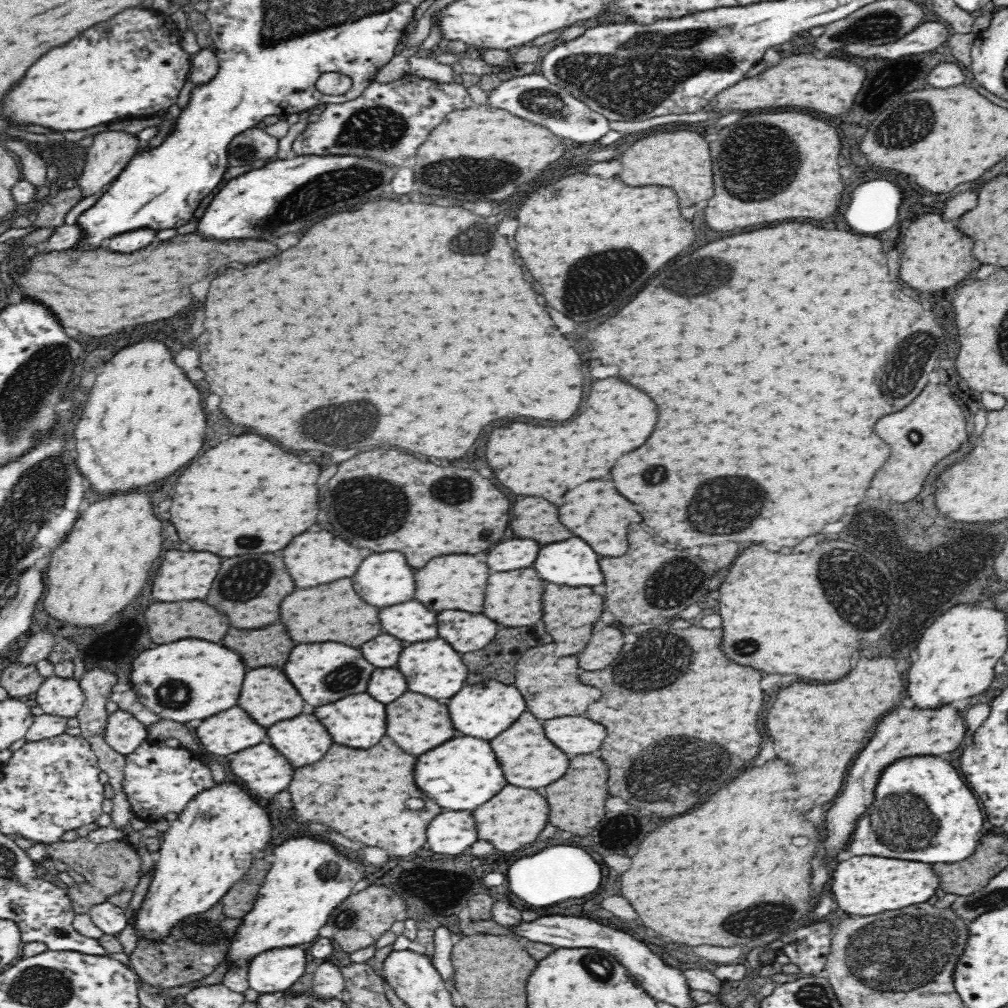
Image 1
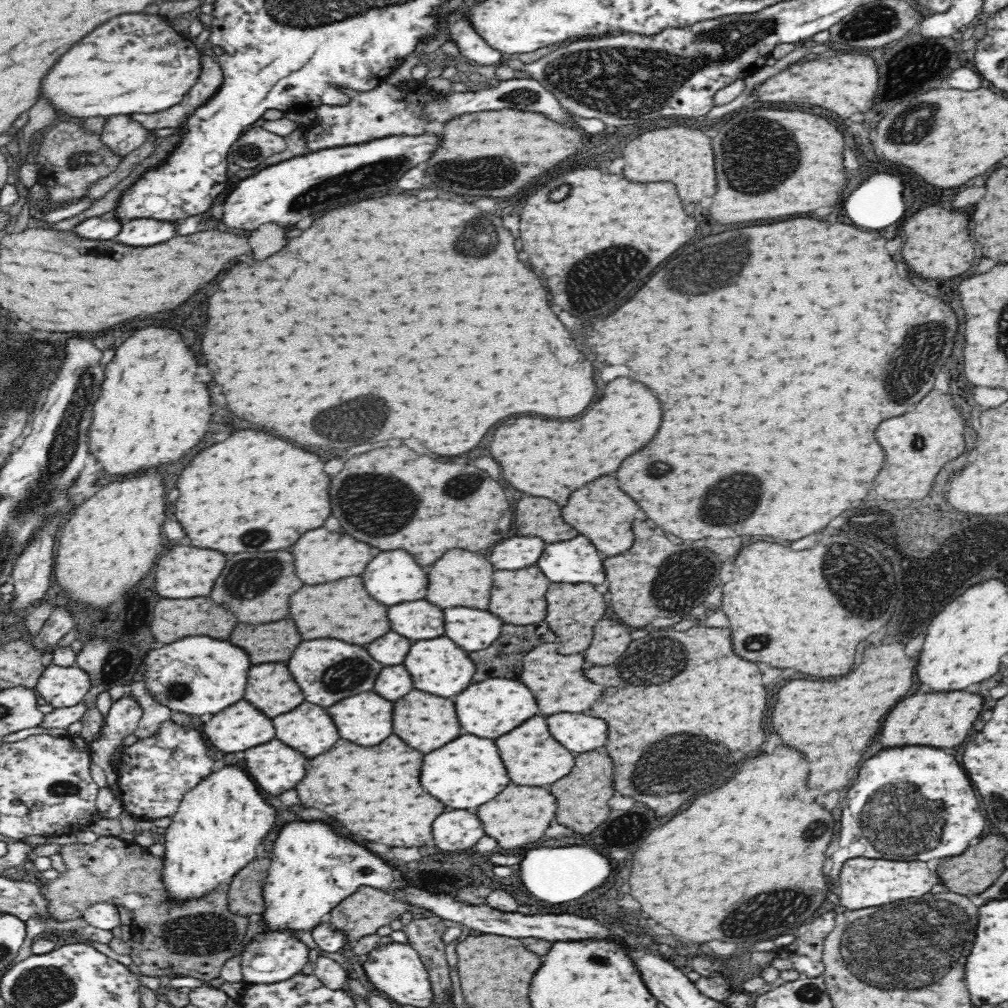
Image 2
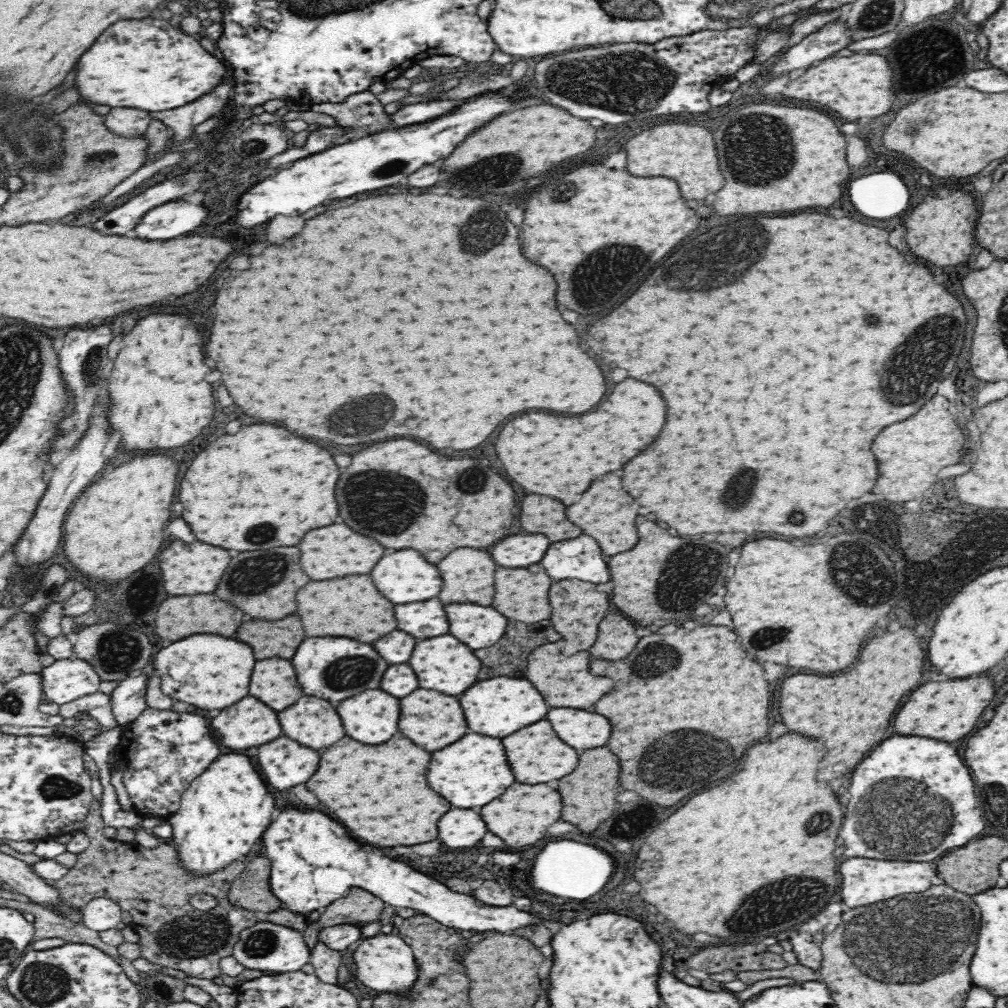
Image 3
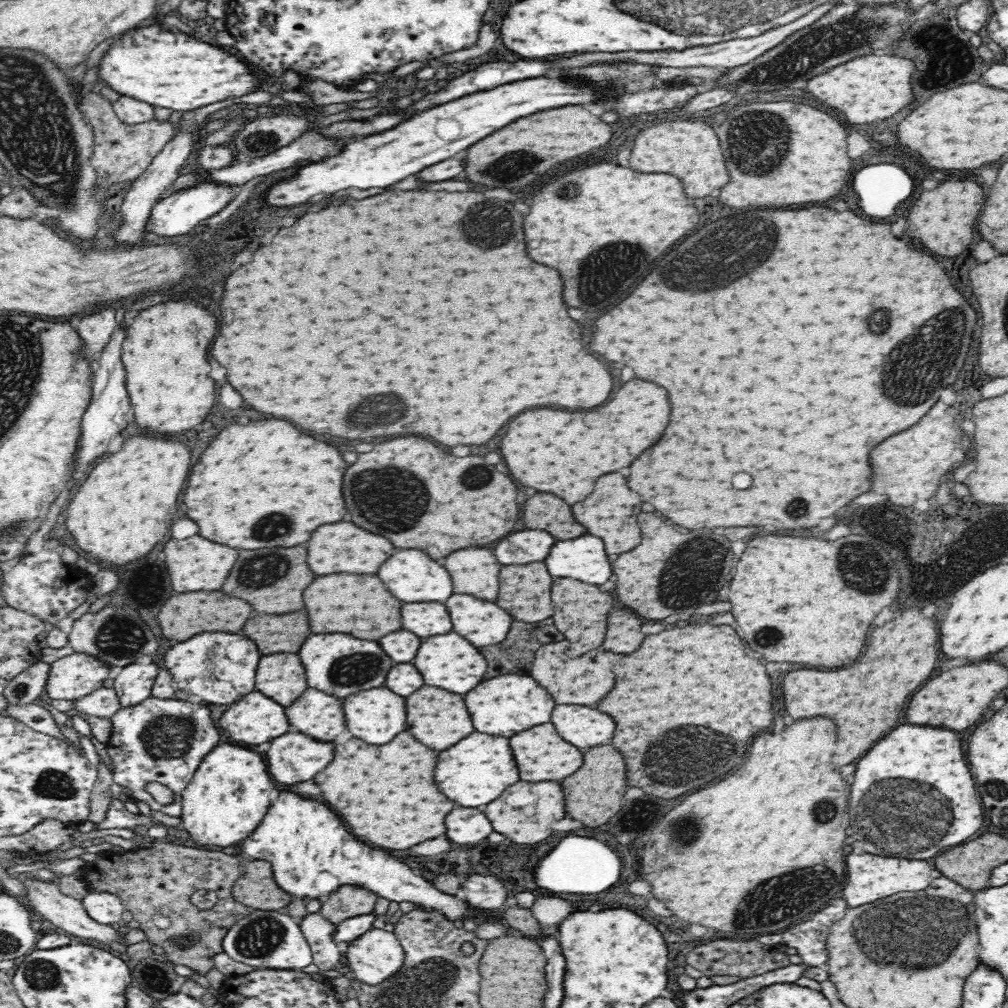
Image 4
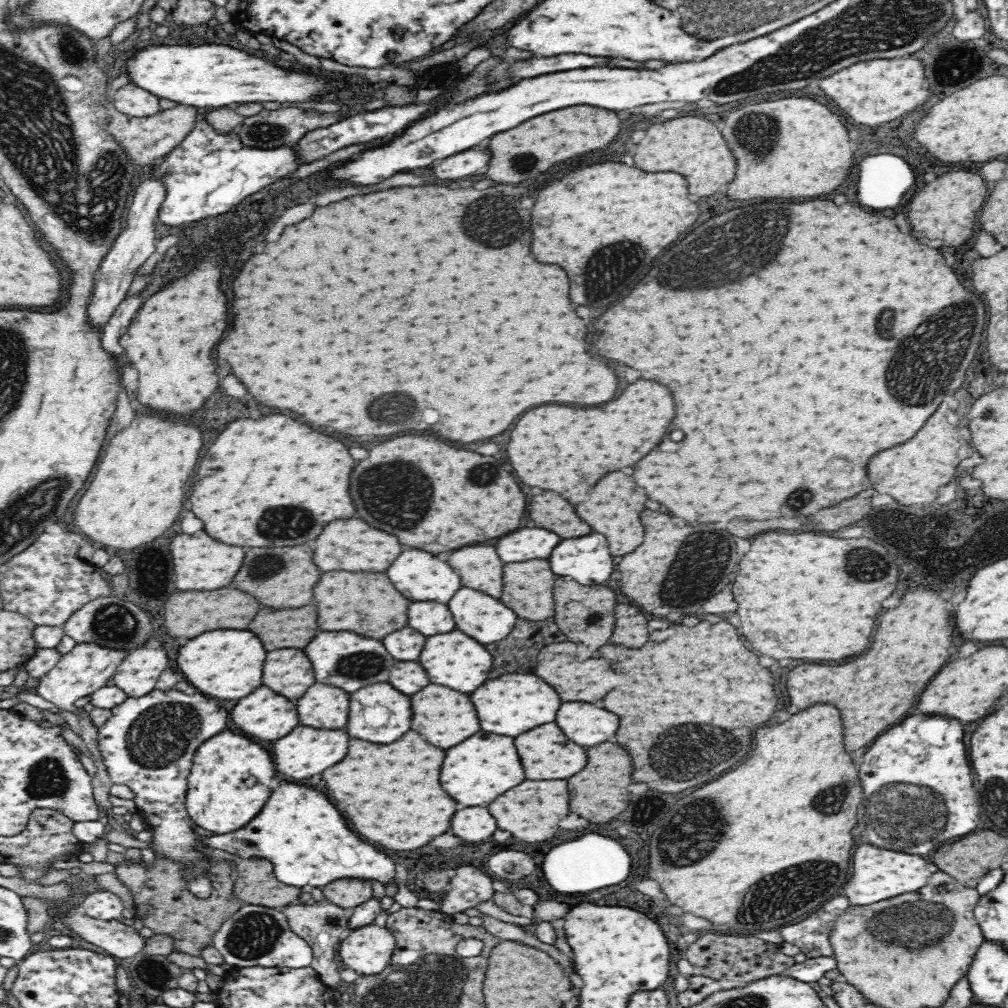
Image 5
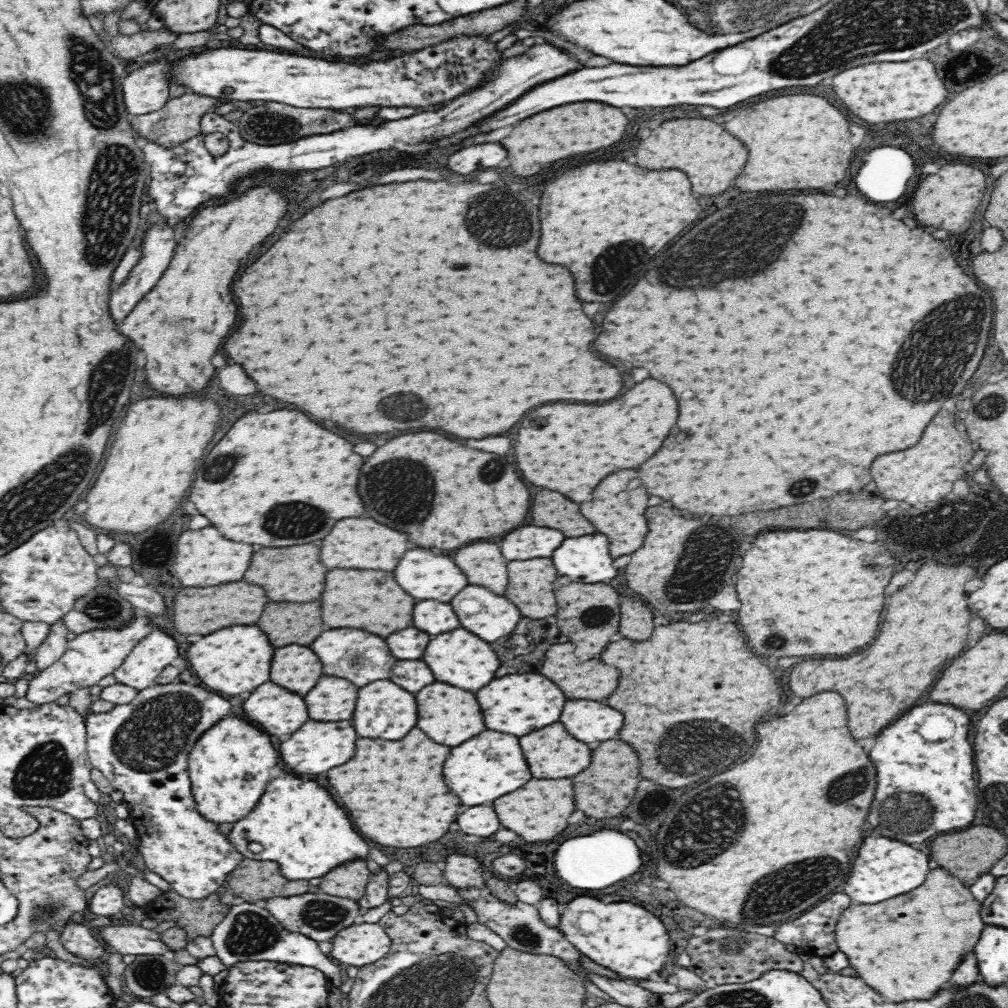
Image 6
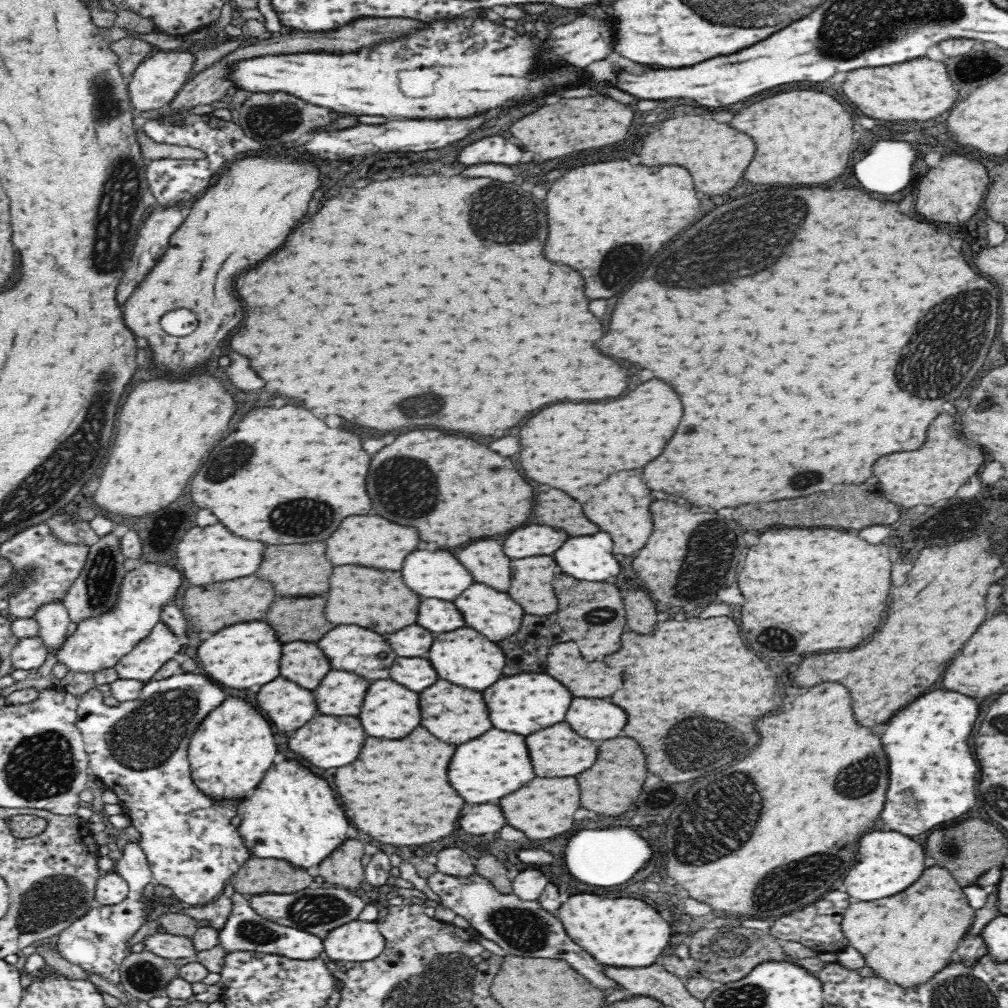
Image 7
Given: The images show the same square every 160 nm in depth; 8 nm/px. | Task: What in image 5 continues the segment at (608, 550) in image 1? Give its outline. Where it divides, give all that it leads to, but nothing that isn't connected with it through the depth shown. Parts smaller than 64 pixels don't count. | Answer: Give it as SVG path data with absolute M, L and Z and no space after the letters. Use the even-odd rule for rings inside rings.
M610 472L606 474L590 492L590 500L576 506L578 516L592 526L594 532L600 532L608 538L612 556L624 556L634 552L638 544L644 540L644 528L640 524L640 512L644 510L646 492L634 484L634 480L622 472ZM630 502L630 504L628 504Z

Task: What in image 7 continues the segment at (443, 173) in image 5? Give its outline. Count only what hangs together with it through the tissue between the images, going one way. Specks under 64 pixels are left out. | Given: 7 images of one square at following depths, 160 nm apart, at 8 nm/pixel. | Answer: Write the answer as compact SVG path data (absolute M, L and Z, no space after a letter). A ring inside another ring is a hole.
M490 136L490 138L482 138L470 146L466 146L460 154L460 162L470 166L470 164L520 164L524 156L524 150L512 142L508 142L502 136Z

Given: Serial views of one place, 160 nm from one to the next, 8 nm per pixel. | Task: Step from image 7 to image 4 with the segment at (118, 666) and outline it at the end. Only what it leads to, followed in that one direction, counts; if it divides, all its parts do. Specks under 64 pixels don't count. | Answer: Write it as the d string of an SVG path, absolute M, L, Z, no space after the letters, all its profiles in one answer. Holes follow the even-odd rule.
M132 662L114 672L115 691L122 706L134 706L152 696L151 690L158 676L157 664Z

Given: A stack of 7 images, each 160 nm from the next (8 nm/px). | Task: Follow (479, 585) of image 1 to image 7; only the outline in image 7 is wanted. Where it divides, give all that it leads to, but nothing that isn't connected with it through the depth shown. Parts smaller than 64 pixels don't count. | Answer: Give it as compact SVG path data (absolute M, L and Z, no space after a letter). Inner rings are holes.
M480 540L462 550L452 552L468 568L476 582L490 584L498 592L508 592L510 588L510 558L504 554L502 544L496 540Z

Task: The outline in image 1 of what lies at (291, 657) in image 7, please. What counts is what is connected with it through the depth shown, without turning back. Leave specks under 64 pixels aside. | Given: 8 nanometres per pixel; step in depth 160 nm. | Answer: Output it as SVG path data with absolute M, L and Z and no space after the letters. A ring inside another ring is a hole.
M254 668L246 672L242 694L238 698L238 704L264 728L270 728L272 724L280 720L288 720L298 716L304 710L304 700L298 694L298 690L286 680L286 674L280 668Z

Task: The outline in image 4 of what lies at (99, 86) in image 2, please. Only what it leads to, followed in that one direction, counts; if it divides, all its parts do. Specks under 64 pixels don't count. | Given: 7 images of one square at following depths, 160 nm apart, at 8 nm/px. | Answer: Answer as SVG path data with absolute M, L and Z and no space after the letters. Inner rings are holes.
M160 26L126 32L100 62L100 80L122 96L176 110L194 110L214 103L240 98L266 84L248 64L222 48L210 46L184 33L164 32Z

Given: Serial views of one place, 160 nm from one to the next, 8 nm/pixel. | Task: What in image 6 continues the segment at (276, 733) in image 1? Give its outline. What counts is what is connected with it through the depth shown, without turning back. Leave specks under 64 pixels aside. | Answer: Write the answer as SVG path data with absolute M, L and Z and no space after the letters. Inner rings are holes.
M322 676L318 684L304 696L312 720L336 722L352 720L358 688L350 680L336 676Z

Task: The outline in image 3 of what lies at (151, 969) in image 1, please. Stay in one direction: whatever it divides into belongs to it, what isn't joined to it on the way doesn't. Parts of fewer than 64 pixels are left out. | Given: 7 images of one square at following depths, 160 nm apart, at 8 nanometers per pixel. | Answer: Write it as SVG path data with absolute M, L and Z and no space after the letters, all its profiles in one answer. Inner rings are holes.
M94 798L83 829L83 833L90 838L90 846L84 852L78 854L78 861L73 867L69 868L68 874L64 878L52 882L60 890L60 897L64 899L64 903L82 910L94 898L111 899L121 907L122 911L129 912L132 915L130 926L140 936L139 944L141 945L142 957L154 962L154 964L166 966L166 968L183 970L188 976L194 976L194 978L213 979L220 976L219 960L232 955L232 948L238 942L238 934L257 921L254 912L235 906L229 900L231 884L238 877L242 877L246 870L246 862L237 859L228 866L212 872L212 874L198 876L189 872L183 866L181 860L179 860L178 851L171 841L161 841L155 848L145 848L136 841L122 844L122 842L106 838L104 828L101 802ZM198 893L216 897L218 906L206 912L193 908L189 900Z

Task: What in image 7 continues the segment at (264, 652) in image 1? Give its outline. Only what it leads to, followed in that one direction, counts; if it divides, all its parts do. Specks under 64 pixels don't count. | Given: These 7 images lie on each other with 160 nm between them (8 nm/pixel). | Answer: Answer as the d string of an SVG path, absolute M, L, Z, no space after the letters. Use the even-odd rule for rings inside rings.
M320 596L316 598L278 598L272 604L272 608L266 612L266 622L272 624L280 642L292 642L292 640L318 642L330 630L330 622L324 618L324 606L326 606L326 598L320 598Z

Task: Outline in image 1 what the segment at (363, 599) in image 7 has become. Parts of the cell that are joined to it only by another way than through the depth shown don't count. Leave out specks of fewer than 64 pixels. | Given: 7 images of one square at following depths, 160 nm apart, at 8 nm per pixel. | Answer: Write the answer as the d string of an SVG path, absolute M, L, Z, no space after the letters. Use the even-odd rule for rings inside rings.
M342 578L332 584L322 584L318 588L298 588L290 596L286 596L286 600L280 604L280 612L280 618L288 628L290 638L300 644L318 640L338 640L342 644L358 648L374 636L382 634L382 626L378 626L378 608L358 598L350 578Z

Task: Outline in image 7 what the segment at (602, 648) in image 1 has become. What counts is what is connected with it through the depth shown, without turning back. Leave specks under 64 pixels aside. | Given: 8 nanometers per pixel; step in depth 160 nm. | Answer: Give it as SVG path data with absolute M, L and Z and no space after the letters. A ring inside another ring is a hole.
M638 587L628 589L624 598L626 612L628 612L628 626L638 634L652 632L652 626L658 622L654 602L650 600L648 592L638 590Z

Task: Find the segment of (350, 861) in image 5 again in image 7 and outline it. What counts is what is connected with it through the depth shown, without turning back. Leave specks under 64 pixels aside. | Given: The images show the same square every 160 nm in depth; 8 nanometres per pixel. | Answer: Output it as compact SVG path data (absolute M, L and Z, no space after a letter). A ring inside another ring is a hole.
M284 760L282 764L274 764L270 772L266 772L266 776L262 778L262 784L258 784L254 794L248 796L248 800L239 808L242 813L242 823L237 830L252 856L288 860L296 868L310 868L314 864L320 864L346 838L358 836L356 828L350 828L350 822L342 812L330 784L326 780L320 780L298 760Z

